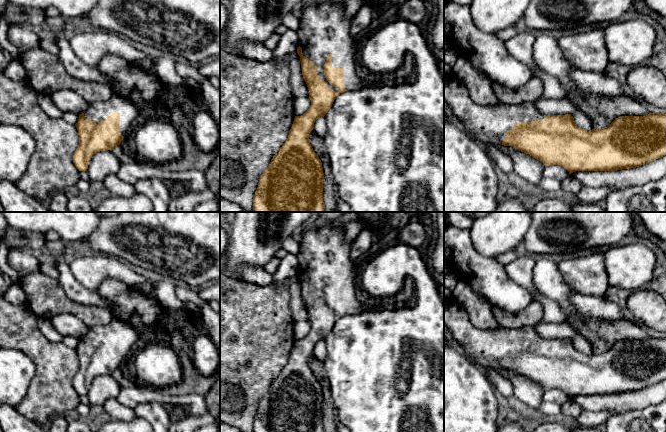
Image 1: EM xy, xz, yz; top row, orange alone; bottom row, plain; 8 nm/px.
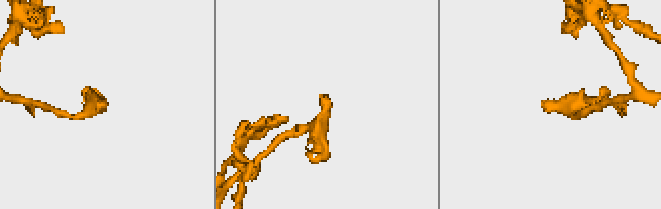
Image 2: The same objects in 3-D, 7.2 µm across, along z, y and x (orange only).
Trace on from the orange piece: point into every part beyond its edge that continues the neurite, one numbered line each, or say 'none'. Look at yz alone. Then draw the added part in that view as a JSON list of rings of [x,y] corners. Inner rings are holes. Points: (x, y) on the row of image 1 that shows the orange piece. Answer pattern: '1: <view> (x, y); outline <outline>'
1: yz (488, 124); outline [[[454,75],[444,76],[444,106],[454,120],[458,121],[462,128],[471,137],[476,138],[480,143],[491,143],[501,146],[505,133],[512,130],[514,124],[519,122],[531,122],[534,119],[544,120],[534,105],[534,102],[526,102],[520,105],[506,105],[503,103],[495,106],[482,106],[475,103],[462,80]]]

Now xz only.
1: xz (324, 29); outline [[[320,0],[318,3],[299,8],[300,25],[296,31],[299,37],[299,46],[302,48],[302,55],[314,62],[313,67],[318,68],[318,73],[331,90],[338,94],[340,91],[333,87],[325,78],[324,64],[328,55],[332,56],[332,67],[344,69],[344,86],[347,90],[358,90],[365,84],[356,72],[355,60],[358,58],[356,51],[358,44],[350,33],[352,20],[345,15],[345,3],[338,3],[336,0]]]

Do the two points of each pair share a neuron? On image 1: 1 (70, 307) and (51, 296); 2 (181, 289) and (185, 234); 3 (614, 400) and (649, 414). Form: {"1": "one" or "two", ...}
{"1": "one", "2": "two", "3": "two"}

